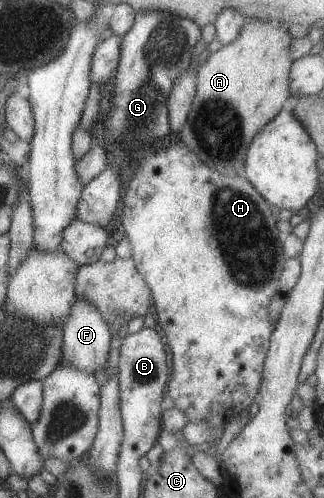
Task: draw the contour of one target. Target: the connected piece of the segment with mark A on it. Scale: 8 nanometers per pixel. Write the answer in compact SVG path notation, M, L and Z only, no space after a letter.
M246 20L233 42L222 45L200 65L193 102L178 136L212 171L229 176L243 174L249 143L257 131L283 108L283 102L290 96L288 74L293 61L288 55L288 44L291 39L287 26L279 21Z

